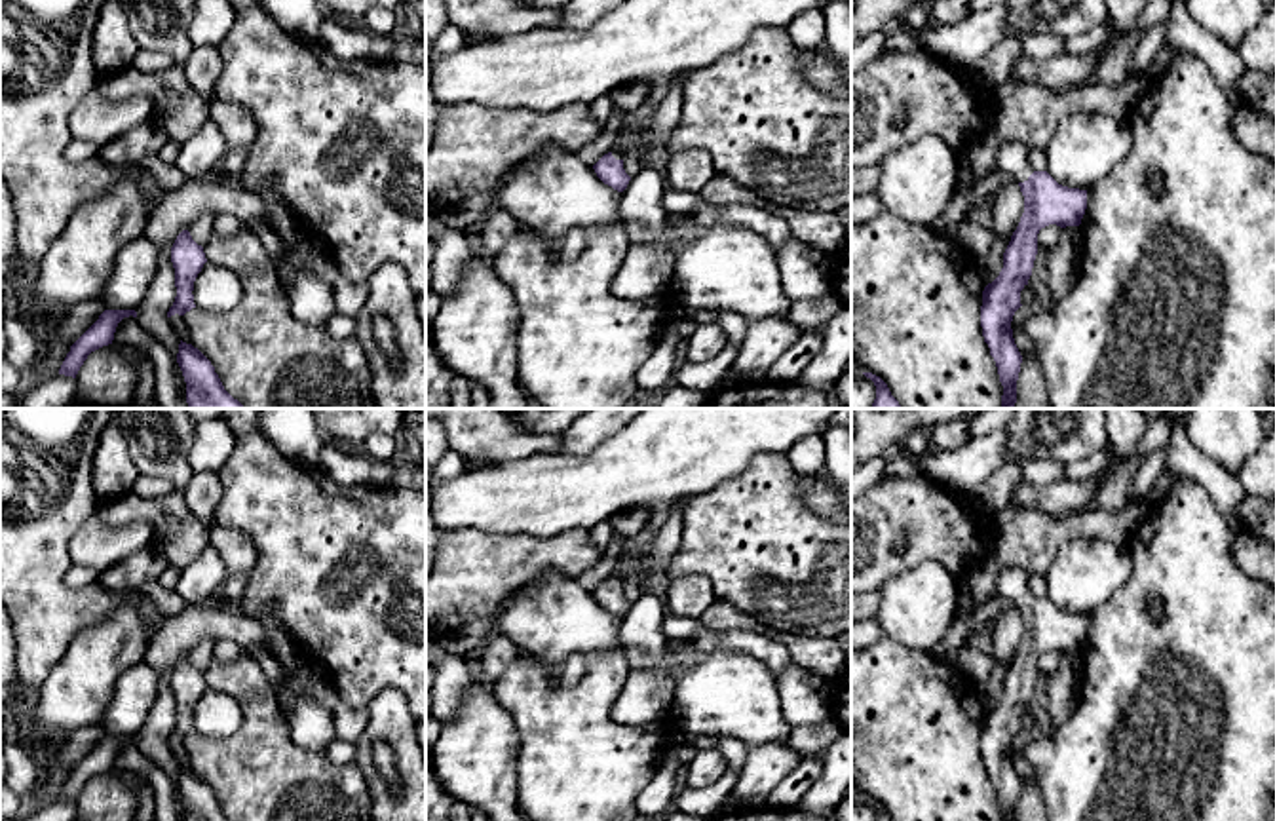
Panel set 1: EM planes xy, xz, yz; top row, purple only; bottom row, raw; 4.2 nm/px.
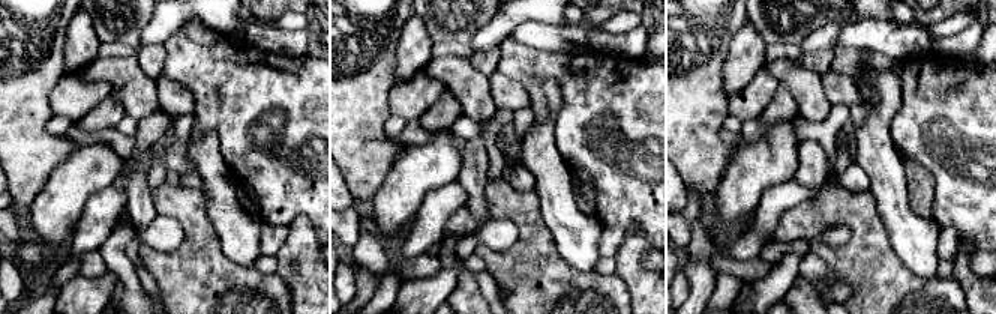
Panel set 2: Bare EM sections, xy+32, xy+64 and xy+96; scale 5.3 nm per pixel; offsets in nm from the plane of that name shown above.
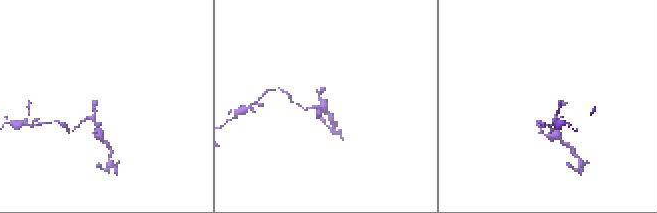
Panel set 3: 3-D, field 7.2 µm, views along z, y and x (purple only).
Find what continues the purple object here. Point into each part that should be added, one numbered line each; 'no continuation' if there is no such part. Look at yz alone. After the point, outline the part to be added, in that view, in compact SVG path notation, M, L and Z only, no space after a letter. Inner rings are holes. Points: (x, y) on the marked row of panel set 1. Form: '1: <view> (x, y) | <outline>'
1: yz (1011, 156) | M1001 139L996 158L996 169L1011 173L1017 182L1028 181L1034 169L1028 163L1028 148L1017 141Z

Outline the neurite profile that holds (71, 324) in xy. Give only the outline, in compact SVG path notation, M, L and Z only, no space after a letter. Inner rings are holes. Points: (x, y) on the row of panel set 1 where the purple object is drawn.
M101 296L80 302L59 312L48 333L72 346L99 319L103 312L105 302Z

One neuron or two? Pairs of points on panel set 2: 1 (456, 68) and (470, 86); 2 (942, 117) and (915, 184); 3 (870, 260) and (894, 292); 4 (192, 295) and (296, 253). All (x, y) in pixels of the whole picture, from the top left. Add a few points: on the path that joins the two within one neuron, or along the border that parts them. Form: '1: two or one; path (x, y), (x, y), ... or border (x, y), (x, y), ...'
1: one; path (456, 72), (465, 81)
2: two; border (902, 155), (912, 156), (930, 175), (935, 200)
3: one; path (870, 268), (887, 284)
4: two; border (275, 272), (285, 283), (291, 298)

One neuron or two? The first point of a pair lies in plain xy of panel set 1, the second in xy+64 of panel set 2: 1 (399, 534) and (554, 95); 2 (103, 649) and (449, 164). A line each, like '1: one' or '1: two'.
1: two
2: one

